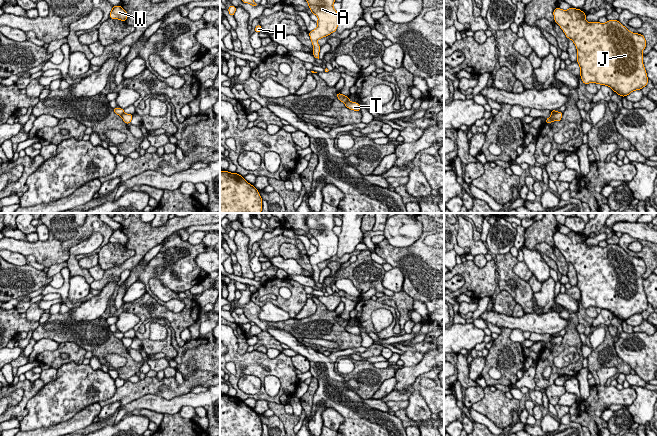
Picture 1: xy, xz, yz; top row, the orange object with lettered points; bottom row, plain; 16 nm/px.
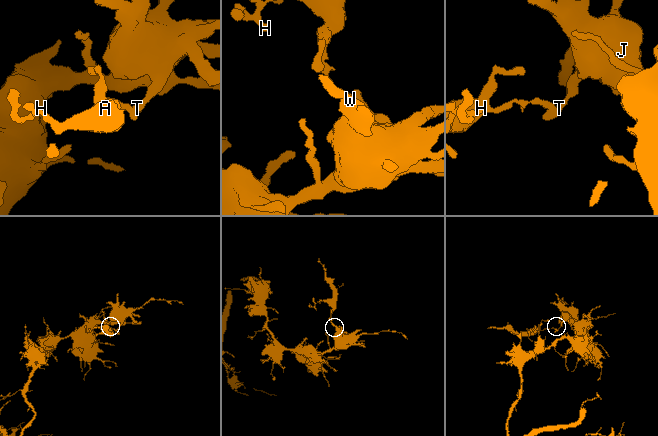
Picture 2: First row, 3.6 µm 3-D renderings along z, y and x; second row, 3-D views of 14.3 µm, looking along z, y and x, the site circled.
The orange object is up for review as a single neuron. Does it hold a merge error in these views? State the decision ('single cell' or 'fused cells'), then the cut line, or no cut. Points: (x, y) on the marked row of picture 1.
fused cells; cut xz (348, 97), (344, 103)

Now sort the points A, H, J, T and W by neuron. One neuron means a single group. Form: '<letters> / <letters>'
A H / J T W

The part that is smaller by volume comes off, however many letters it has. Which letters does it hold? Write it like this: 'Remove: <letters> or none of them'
Remove: A, H

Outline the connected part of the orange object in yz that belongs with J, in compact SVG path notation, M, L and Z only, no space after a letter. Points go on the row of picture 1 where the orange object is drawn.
M573 7L553 11L554 20L577 49L577 62L580 67L581 80L585 85L596 83L609 86L618 95L625 97L635 90L641 90L648 84L647 73L643 64L642 51L646 40L642 34L630 32L618 20L606 23L586 21L586 14Z

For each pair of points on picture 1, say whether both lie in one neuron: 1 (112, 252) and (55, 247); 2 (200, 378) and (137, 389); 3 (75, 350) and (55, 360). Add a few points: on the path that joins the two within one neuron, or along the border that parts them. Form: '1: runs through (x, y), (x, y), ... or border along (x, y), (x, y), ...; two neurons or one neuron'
1: border along (108, 241), (104, 245); two neurons
2: runs through (184, 388), (153, 388); one neuron
3: runs through (69, 350), (62, 350), (58, 354); one neuron

